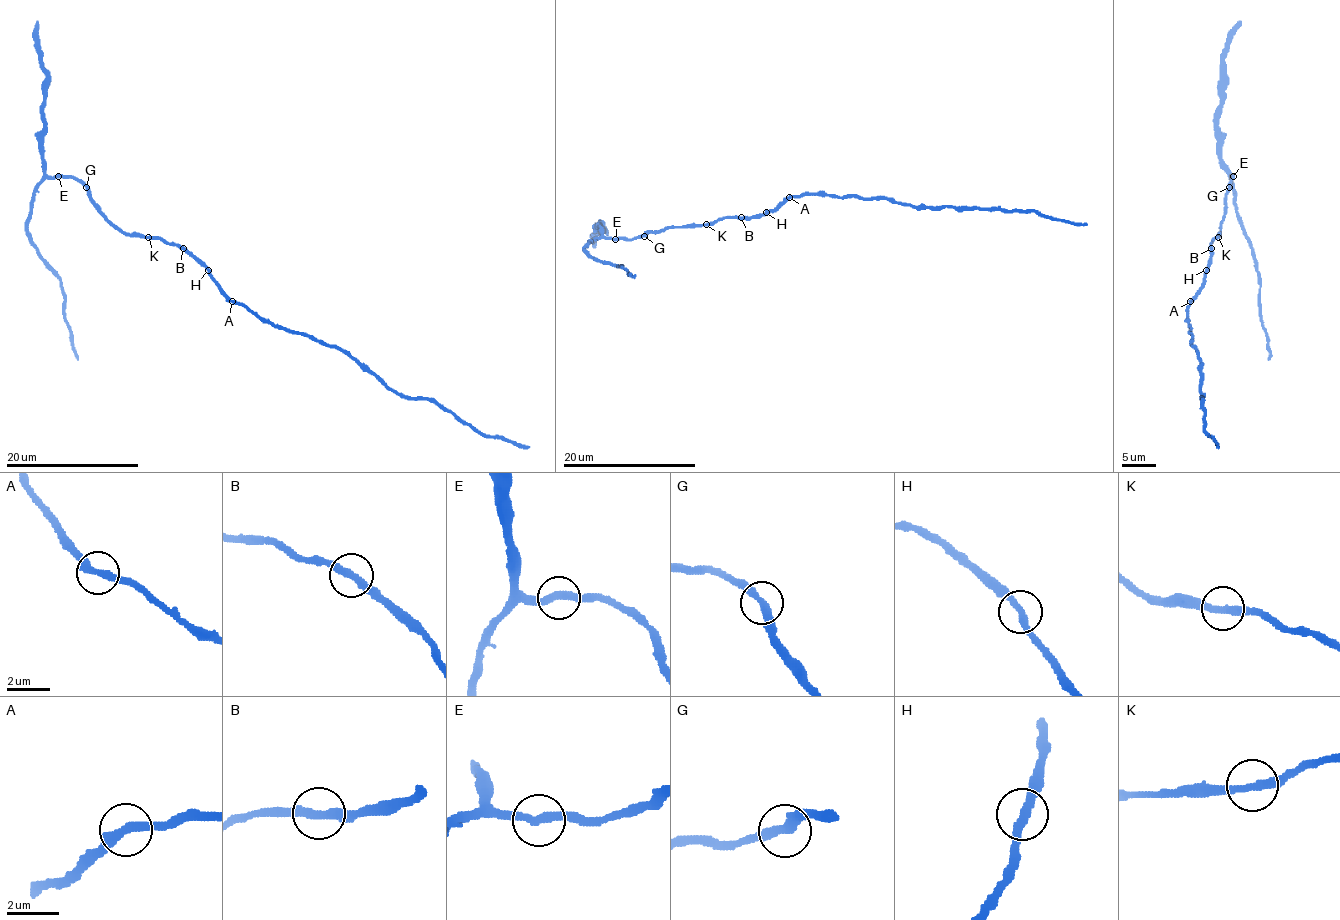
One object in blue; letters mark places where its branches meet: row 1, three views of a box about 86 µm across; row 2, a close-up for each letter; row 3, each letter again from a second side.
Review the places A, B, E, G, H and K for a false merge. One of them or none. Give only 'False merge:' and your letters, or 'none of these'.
False merge: none of these

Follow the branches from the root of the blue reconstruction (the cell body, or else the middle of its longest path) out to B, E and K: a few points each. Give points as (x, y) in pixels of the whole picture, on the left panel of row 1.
B: (200, 263), (183, 248)
E: (200, 263), (181, 248), (158, 238), (121, 233), (80, 181), (70, 176), (58, 176)
K: (200, 263), (181, 248), (148, 237)

